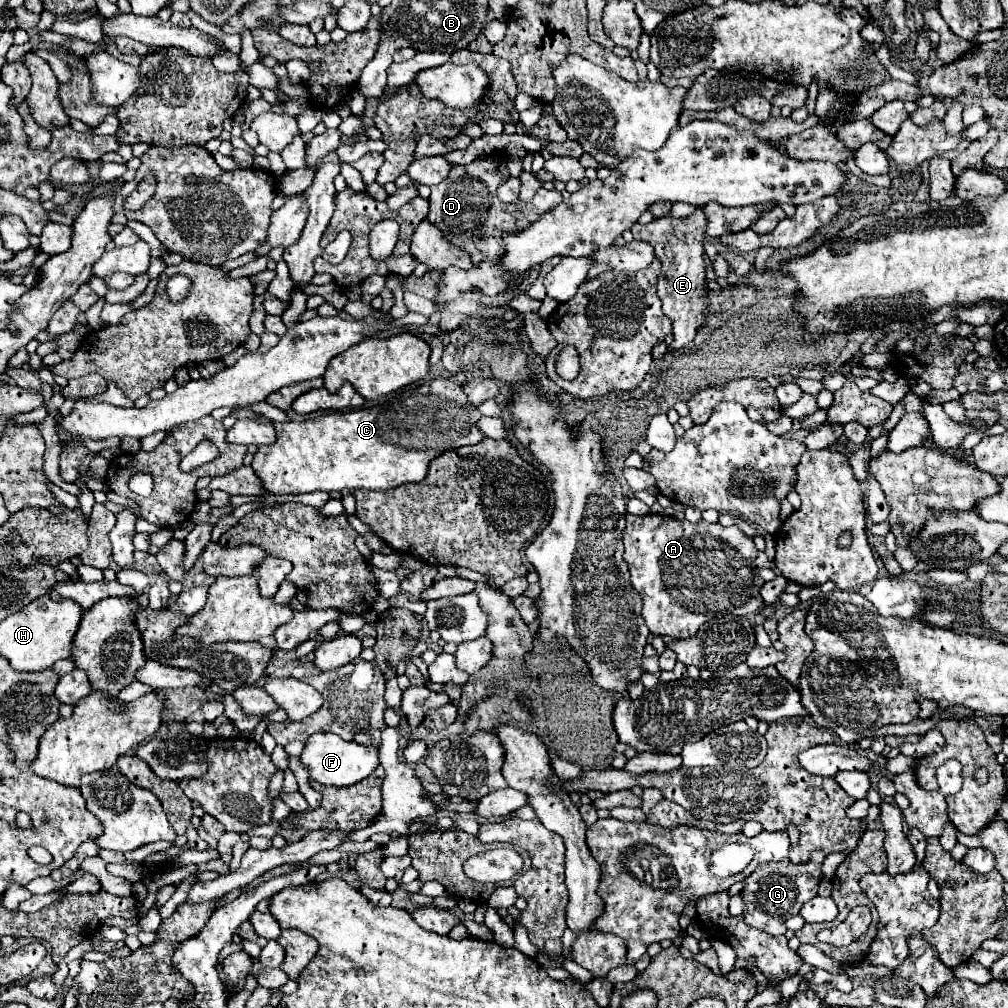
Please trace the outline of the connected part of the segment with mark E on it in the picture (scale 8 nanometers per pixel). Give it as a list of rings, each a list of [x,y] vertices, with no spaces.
[[[696,208],[692,216],[686,218],[658,218],[650,224],[634,224],[634,240],[642,240],[654,246],[656,258],[662,262],[662,274],[658,278],[658,298],[662,300],[664,314],[674,322],[674,340],[668,352],[686,348],[706,322],[708,308],[708,286],[706,286],[706,260],[704,260],[704,240],[706,240],[706,214],[704,208]]]

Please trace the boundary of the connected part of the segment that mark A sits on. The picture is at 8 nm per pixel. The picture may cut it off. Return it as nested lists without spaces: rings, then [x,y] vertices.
[[[662,514],[626,516],[624,560],[630,566],[632,588],[642,596],[642,618],[650,632],[658,636],[670,636],[676,640],[692,638],[716,612],[760,612],[764,606],[760,596],[764,580],[754,564],[756,554],[758,550],[752,538],[744,536],[738,526],[724,528],[722,524],[708,524],[704,520],[690,524],[688,520],[674,520]]]

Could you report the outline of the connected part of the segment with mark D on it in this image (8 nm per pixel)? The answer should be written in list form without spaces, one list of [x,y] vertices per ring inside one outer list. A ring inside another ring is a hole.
[[[492,154],[492,156],[480,156],[468,166],[454,164],[452,174],[448,174],[446,182],[440,182],[432,188],[430,194],[430,212],[428,222],[436,226],[446,238],[452,240],[454,246],[460,246],[466,250],[472,258],[472,262],[478,266],[478,262],[484,260],[498,260],[504,256],[504,232],[522,232],[532,222],[536,222],[542,214],[556,208],[562,202],[562,194],[556,190],[540,188],[540,202],[516,202],[506,204],[498,200],[498,186],[502,186],[510,178],[508,166],[506,166],[506,154]]]

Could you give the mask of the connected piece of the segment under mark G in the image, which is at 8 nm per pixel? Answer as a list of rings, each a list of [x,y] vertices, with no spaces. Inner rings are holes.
[[[814,852],[810,862],[806,864],[792,864],[790,860],[782,862],[770,862],[760,864],[748,878],[746,886],[742,890],[742,900],[746,904],[744,908],[744,920],[766,934],[780,936],[786,934],[786,920],[794,914],[799,914],[804,903],[818,894],[818,884],[822,880],[820,864],[824,860],[822,852]]]

